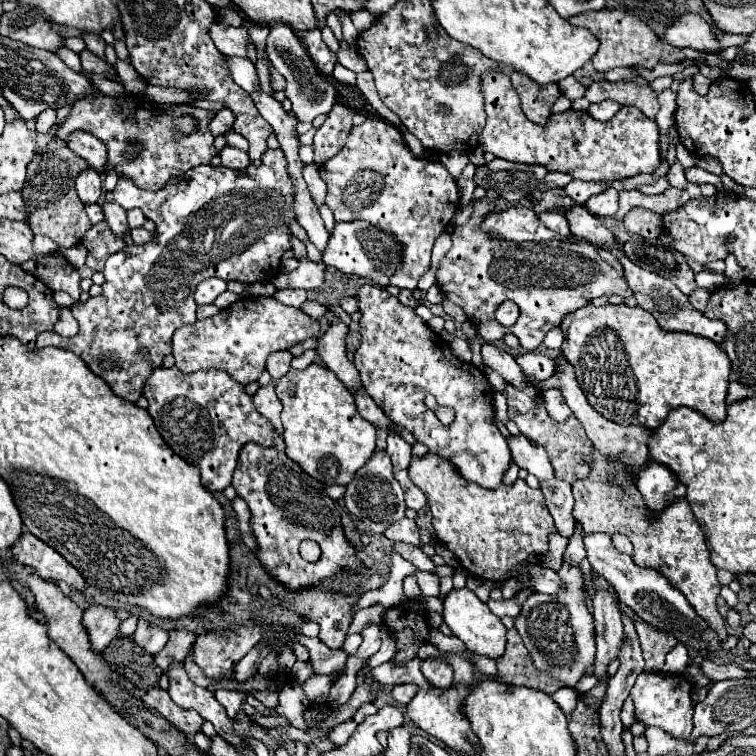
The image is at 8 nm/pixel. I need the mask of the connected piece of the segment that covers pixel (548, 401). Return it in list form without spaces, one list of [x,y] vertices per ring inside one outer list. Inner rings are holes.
[[[547,389],[547,391],[543,391],[543,401],[545,401],[545,407],[547,407],[549,415],[555,421],[565,421],[571,415],[571,409],[563,401],[563,395],[559,393],[559,389]]]

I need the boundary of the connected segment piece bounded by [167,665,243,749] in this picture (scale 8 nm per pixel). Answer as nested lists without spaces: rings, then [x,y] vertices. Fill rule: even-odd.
[[[173,665],[171,669],[167,669],[167,677],[169,677],[167,693],[177,705],[181,705],[183,709],[195,709],[203,719],[215,725],[215,729],[219,731],[219,735],[223,735],[225,741],[233,743],[237,749],[243,749],[243,739],[233,735],[231,719],[227,717],[223,705],[215,699],[215,695],[209,689],[197,687],[187,677],[183,665]]]

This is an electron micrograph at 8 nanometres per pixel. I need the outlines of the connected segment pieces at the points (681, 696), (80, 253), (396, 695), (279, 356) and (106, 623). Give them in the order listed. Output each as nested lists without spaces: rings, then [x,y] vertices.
[[[639,673],[637,681],[631,689],[635,717],[645,725],[659,725],[671,737],[689,737],[693,723],[691,723],[691,683],[685,675],[663,675],[663,673]]]
[[[79,243],[79,245],[75,245],[75,247],[71,247],[71,249],[65,249],[63,253],[61,253],[73,267],[81,267],[81,265],[85,265],[85,257],[87,257],[87,249]]]
[[[407,683],[407,685],[395,685],[393,687],[393,699],[397,701],[397,703],[401,703],[401,705],[407,705],[413,697],[415,697],[415,693],[417,693],[417,685],[413,685],[413,683]]]
[[[279,351],[279,353],[271,353],[267,357],[267,371],[271,373],[273,381],[281,379],[287,371],[289,371],[289,365],[291,365],[291,359],[293,355],[289,351]]]
[[[91,605],[83,613],[83,623],[87,627],[91,647],[97,653],[101,653],[117,637],[117,629],[121,621],[117,619],[113,609],[103,607],[103,605]]]

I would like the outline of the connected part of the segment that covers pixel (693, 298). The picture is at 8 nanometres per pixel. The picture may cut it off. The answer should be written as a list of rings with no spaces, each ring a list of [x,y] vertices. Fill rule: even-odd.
[[[697,287],[691,295],[689,295],[689,303],[699,311],[699,313],[703,313],[705,311],[705,307],[707,307],[707,299],[709,299],[709,291],[707,289],[701,289],[701,287]]]

